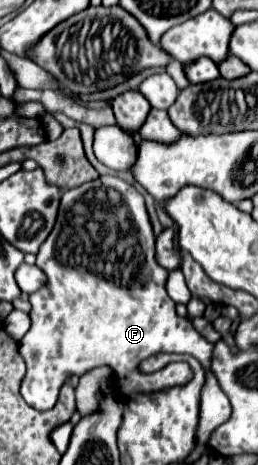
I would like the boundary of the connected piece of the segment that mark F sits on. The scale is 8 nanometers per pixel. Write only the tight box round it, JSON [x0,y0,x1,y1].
[20,175,232,447]

